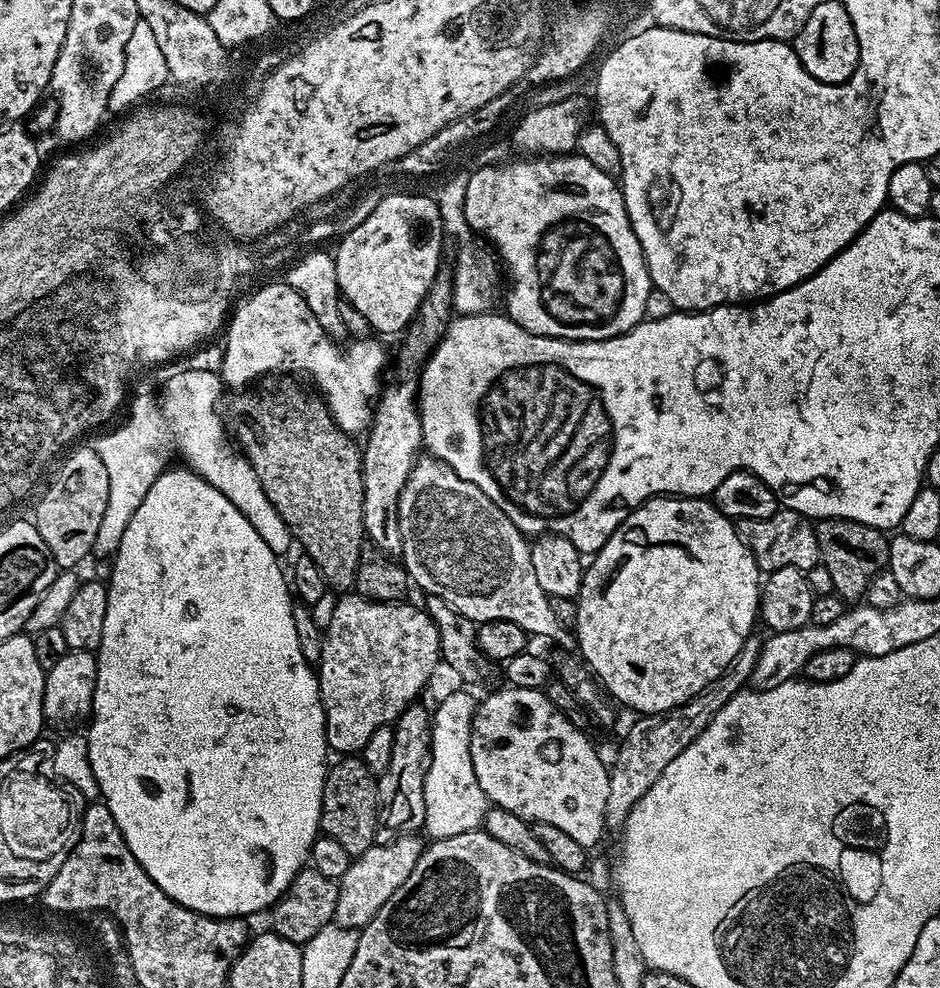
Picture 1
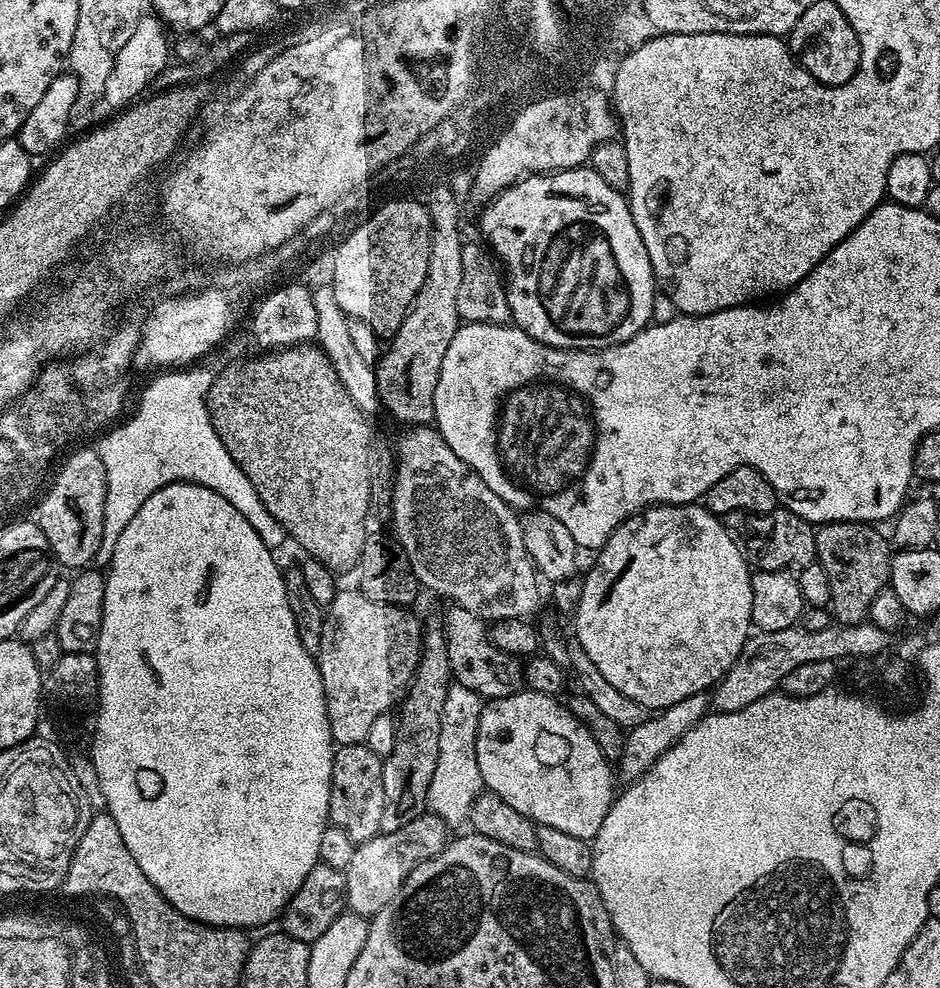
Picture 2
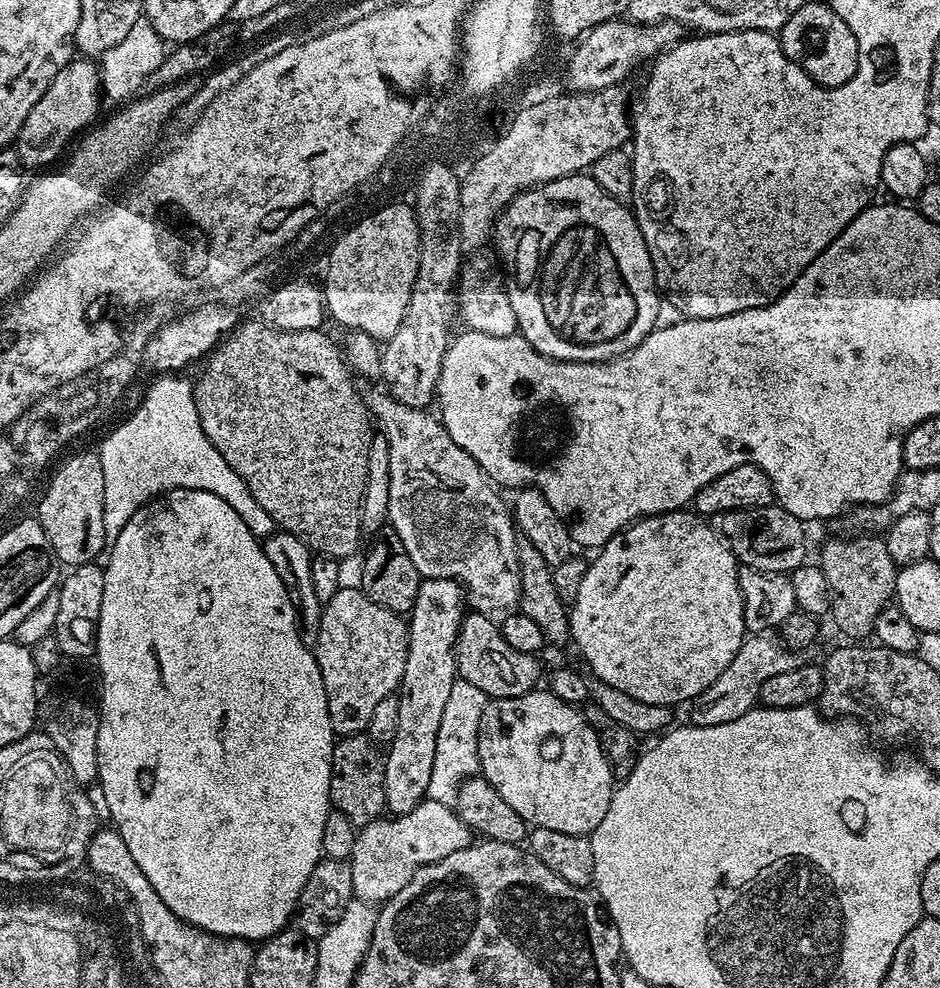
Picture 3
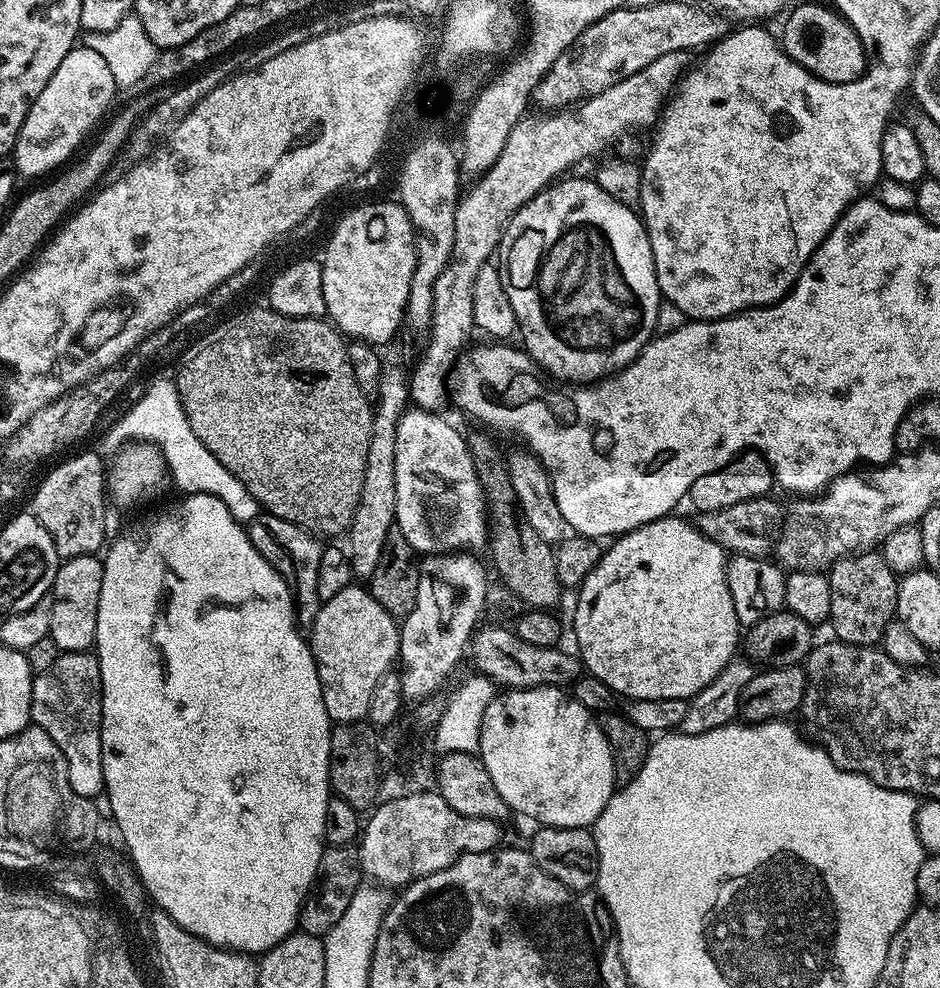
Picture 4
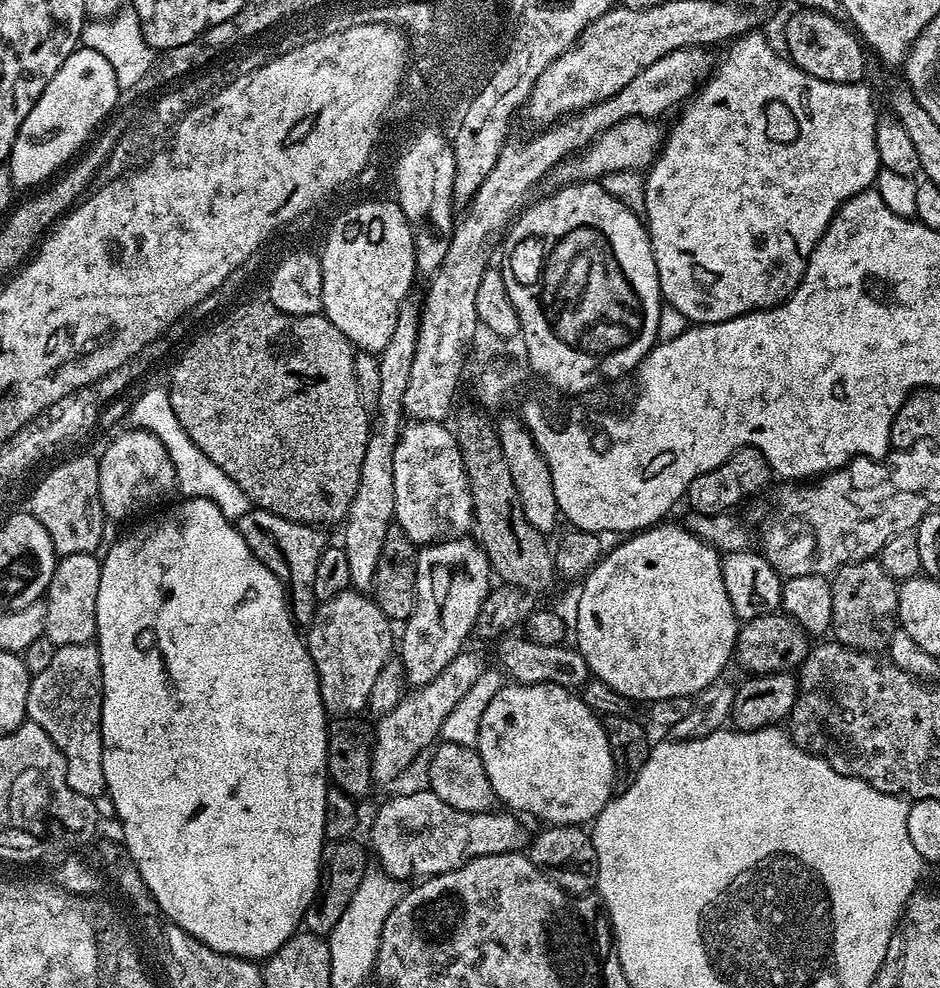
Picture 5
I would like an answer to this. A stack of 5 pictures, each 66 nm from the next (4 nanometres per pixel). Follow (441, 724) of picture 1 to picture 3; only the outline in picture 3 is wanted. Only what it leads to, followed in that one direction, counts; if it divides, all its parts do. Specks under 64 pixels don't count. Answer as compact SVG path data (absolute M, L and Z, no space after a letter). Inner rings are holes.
M457 678L442 709L442 726L438 726L438 747L434 750L434 770L430 770L427 799L455 805L460 783L480 772L478 758L478 726L489 697L471 682Z

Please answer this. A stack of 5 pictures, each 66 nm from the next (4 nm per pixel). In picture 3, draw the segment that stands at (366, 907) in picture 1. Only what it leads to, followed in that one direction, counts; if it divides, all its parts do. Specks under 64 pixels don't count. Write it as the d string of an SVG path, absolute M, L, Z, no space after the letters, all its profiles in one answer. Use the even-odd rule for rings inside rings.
M425 799L410 814L389 815L361 827L356 833L356 841L350 863L354 874L353 897L373 906L383 905L425 864L433 864L454 850L462 850L473 843L474 833L462 822L449 805Z

